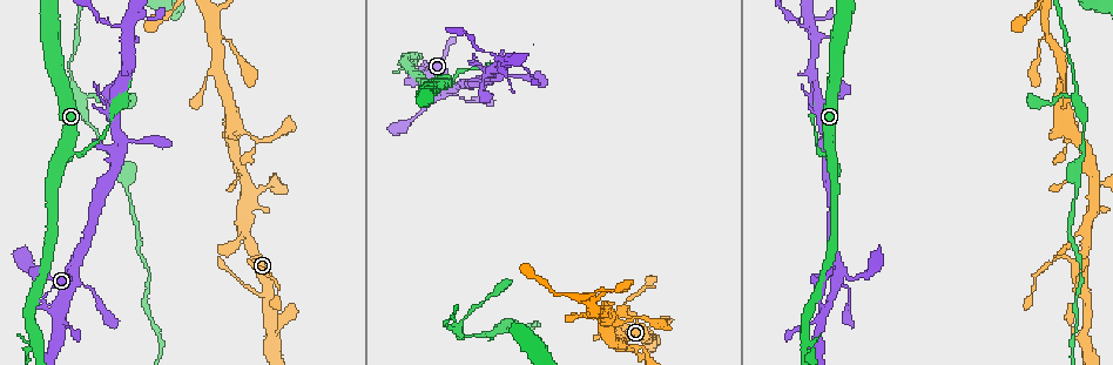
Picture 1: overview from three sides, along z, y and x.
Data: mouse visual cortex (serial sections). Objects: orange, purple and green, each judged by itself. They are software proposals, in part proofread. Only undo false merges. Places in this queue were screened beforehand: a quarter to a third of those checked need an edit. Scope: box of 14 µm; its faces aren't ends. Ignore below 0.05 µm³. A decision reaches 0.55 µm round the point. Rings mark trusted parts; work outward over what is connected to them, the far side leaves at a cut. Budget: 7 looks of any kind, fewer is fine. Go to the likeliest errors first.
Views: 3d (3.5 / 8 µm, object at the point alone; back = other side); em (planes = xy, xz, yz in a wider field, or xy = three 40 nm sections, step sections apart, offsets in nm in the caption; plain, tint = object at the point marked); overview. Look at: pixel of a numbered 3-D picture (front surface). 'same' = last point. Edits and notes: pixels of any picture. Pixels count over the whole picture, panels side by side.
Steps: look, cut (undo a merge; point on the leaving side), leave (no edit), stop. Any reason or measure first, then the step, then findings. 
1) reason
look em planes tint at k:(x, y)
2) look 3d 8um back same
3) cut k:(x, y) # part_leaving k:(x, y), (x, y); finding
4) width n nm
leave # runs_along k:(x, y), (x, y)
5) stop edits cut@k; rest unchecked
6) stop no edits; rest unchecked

four or more arms meet
look 3d 3.5um at 1:(821, 306)

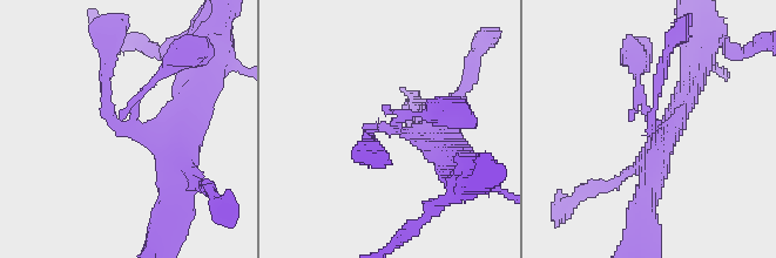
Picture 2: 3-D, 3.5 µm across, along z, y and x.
arms 4; arm_widths 100, 100, 300, 400 nm; now the EM
look em xy step 2 tint at 2:(139, 128)

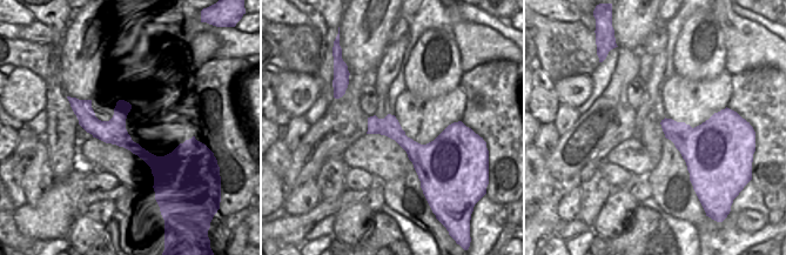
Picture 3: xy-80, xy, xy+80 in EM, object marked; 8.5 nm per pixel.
look em xy step 3 tint same

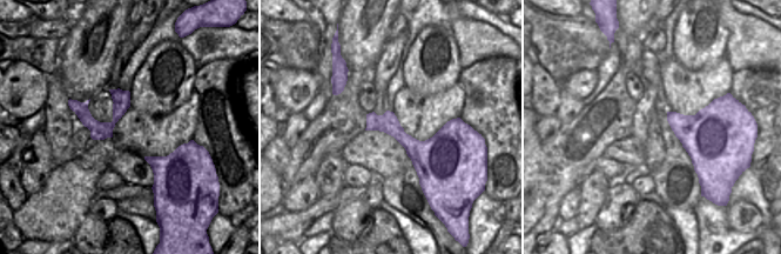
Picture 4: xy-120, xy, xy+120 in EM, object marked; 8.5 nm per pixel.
leave # runs_along 4:(369, 117), (412, 146), (452, 134); all the same cell

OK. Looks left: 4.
small branch off a trunk
look em planes tint at 1:(827, 147)

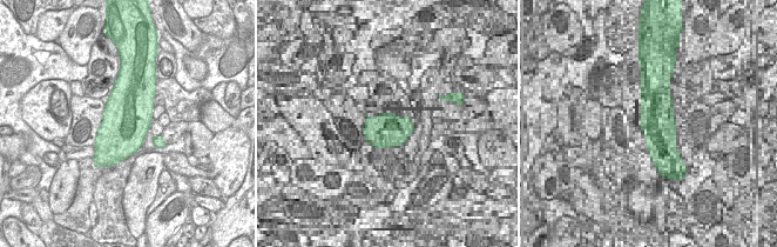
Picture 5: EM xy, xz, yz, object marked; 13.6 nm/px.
look 3d 3.5um same

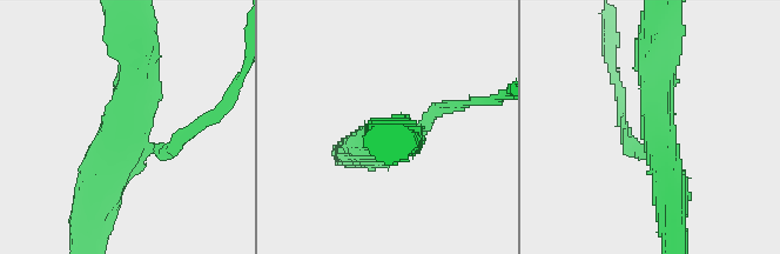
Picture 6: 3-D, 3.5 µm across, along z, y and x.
cut 6:(174, 145) # part_leaving 6:(149, 142), (168, 151), (229, 92); two cells meet here

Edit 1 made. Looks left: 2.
stop edits cut@6; rest unchecked

